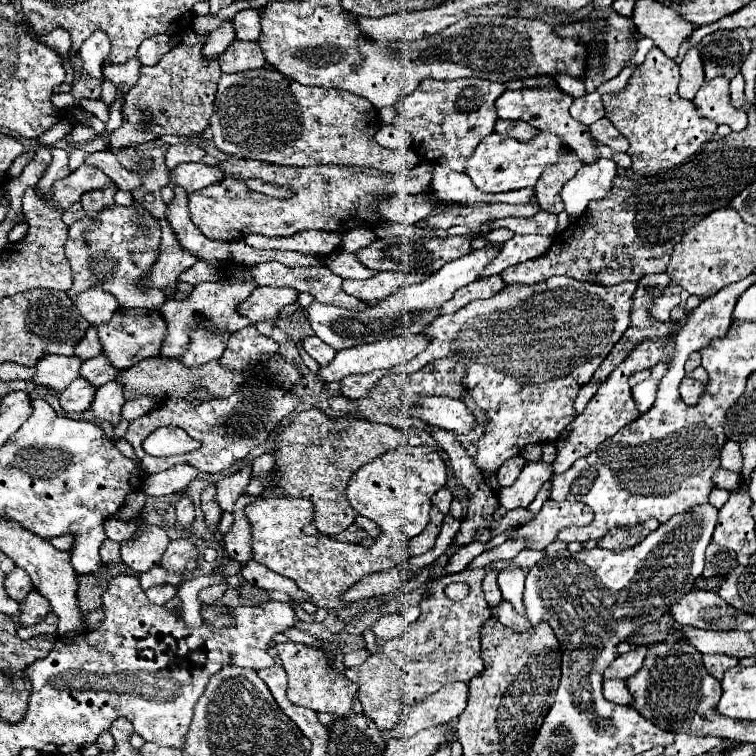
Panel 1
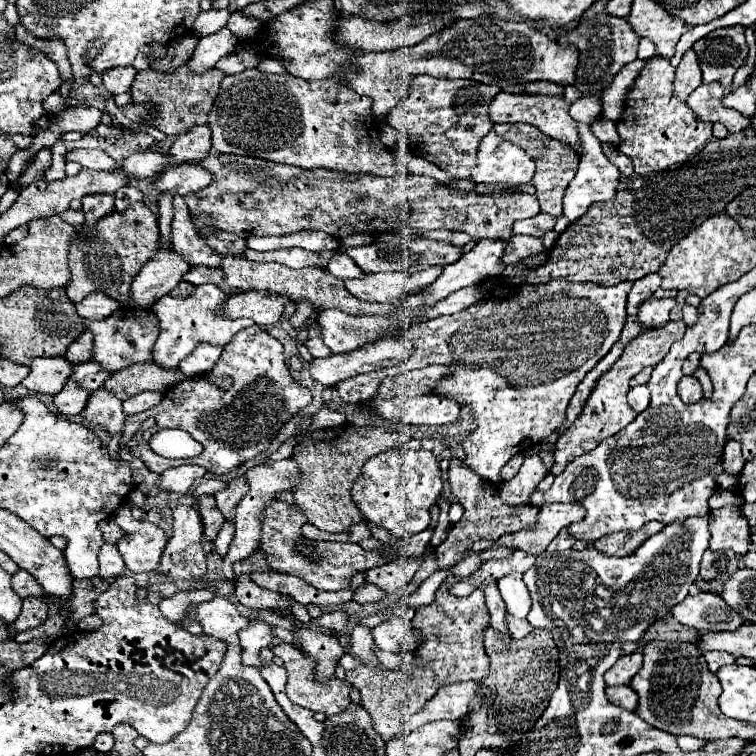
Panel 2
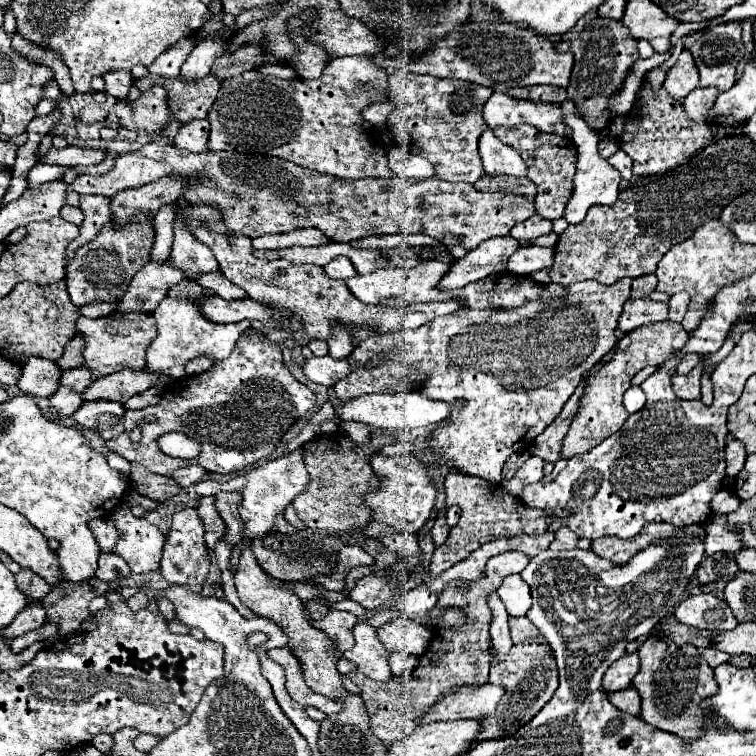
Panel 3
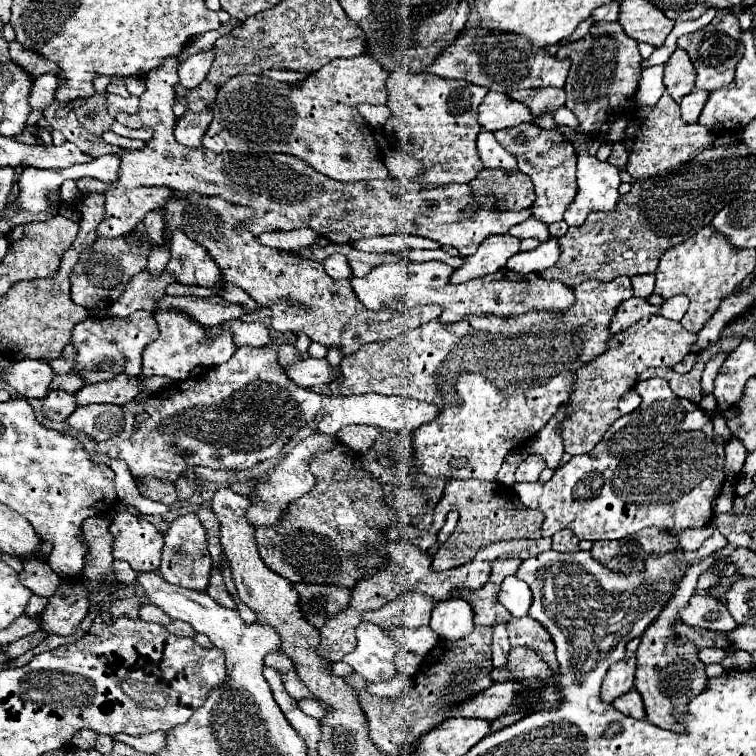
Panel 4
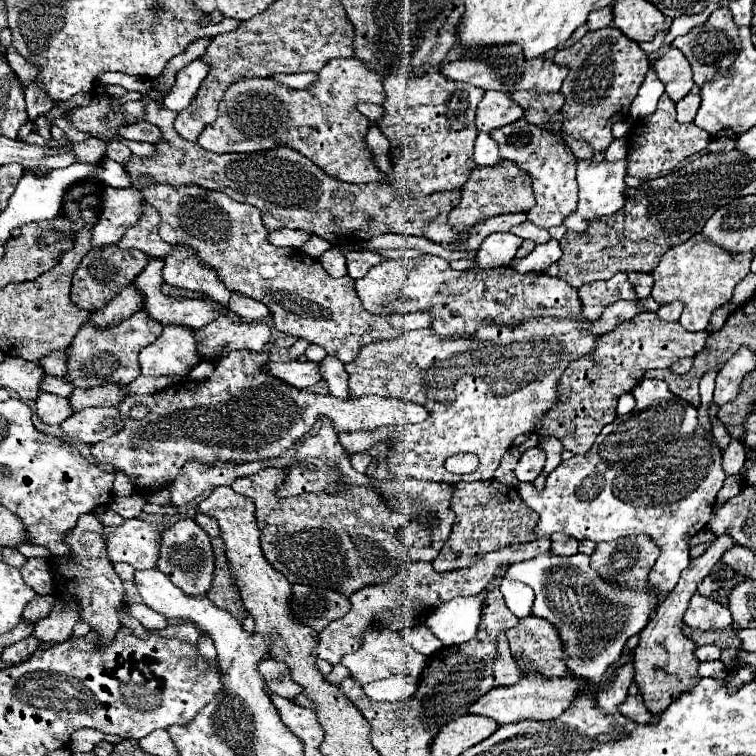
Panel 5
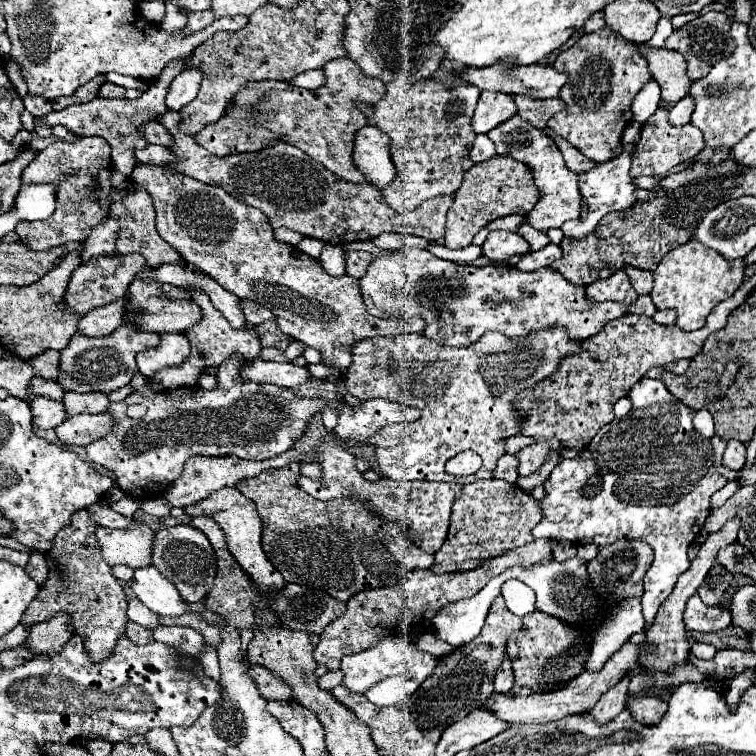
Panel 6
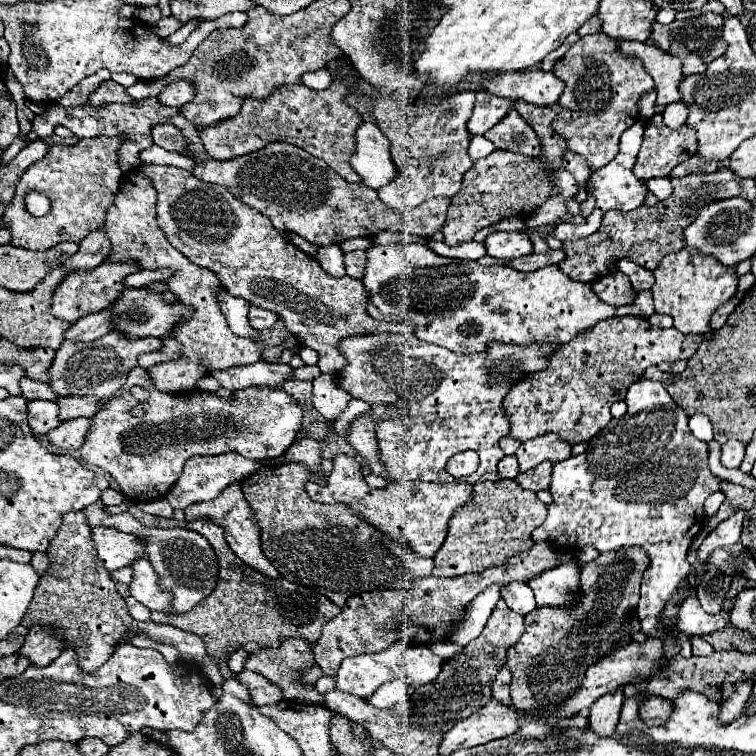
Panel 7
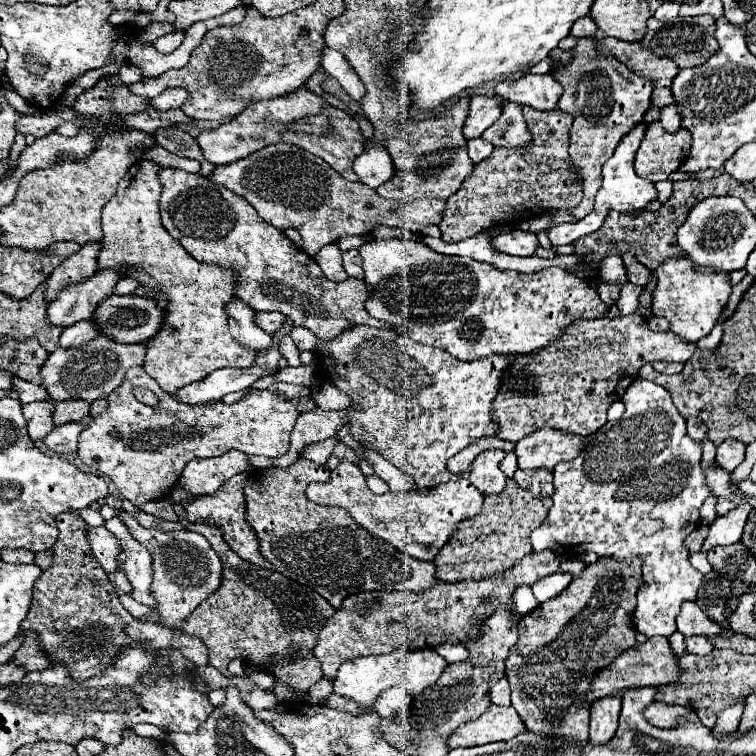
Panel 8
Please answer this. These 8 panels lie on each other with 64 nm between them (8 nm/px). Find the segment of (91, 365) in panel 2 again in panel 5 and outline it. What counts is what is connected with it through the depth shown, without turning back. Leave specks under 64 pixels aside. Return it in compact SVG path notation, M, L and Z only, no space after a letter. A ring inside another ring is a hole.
M44 376L42 382L42 392L52 392L58 396L70 396L74 392L74 384L70 384L64 378L52 378L52 376Z

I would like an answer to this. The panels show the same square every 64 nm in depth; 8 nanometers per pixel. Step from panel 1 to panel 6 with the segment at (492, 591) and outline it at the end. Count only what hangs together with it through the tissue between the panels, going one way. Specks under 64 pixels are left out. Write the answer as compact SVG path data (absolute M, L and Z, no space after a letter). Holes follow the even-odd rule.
M506 654L500 668L496 670L496 678L494 678L494 690L496 692L510 692L510 688L514 686L514 672L512 672L512 660Z

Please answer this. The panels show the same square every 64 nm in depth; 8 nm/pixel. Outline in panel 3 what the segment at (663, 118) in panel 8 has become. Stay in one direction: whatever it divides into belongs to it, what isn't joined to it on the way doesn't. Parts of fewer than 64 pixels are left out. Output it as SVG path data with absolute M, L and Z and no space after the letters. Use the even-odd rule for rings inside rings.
M708 86L708 88L696 88L682 102L684 108L686 108L686 114L694 122L709 122L709 112L712 110L712 104L716 102L718 94L720 94L720 90L712 88L712 86Z

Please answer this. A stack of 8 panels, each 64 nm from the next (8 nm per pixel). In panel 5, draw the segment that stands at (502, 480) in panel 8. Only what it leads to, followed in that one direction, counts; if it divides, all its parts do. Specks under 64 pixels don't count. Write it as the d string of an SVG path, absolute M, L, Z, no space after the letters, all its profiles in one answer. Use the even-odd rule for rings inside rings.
M614 274L610 280L604 282L592 282L584 284L578 290L580 302L582 302L582 316L576 320L526 320L524 324L518 324L516 328L508 328L504 324L480 324L478 332L470 338L458 338L458 340L446 340L438 338L432 328L412 330L402 334L400 338L392 340L380 340L372 342L360 348L356 360L346 364L348 372L348 392L350 396L366 396L366 394L378 394L378 396L390 396L390 398L404 398L412 400L416 404L422 404L428 408L430 418L422 424L412 424L402 430L390 426L390 428L378 428L368 432L342 432L338 434L338 440L342 448L348 454L366 452L374 442L380 442L384 438L390 438L394 444L392 450L388 450L388 468L396 478L416 478L416 480L432 480L432 482L474 482L474 480L492 480L494 470L500 464L500 458L508 448L512 446L514 438L520 434L530 434L540 418L554 408L558 400L558 382L564 370L570 366L572 360L578 360L580 356L590 354L596 348L596 338L592 332L588 332L588 326L584 322L594 322L602 316L604 308L618 300L634 300L636 292L632 284L628 282L626 274ZM470 452L476 454L480 464L470 474L450 474L444 468L444 462L454 456Z

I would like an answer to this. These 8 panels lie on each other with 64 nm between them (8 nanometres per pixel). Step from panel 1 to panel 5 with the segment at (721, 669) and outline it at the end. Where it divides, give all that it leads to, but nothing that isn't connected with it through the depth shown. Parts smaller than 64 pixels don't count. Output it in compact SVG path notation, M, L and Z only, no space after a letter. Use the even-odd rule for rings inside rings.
M698 646L696 648L696 658L700 662L708 662L708 660L720 660L722 650L716 646Z

